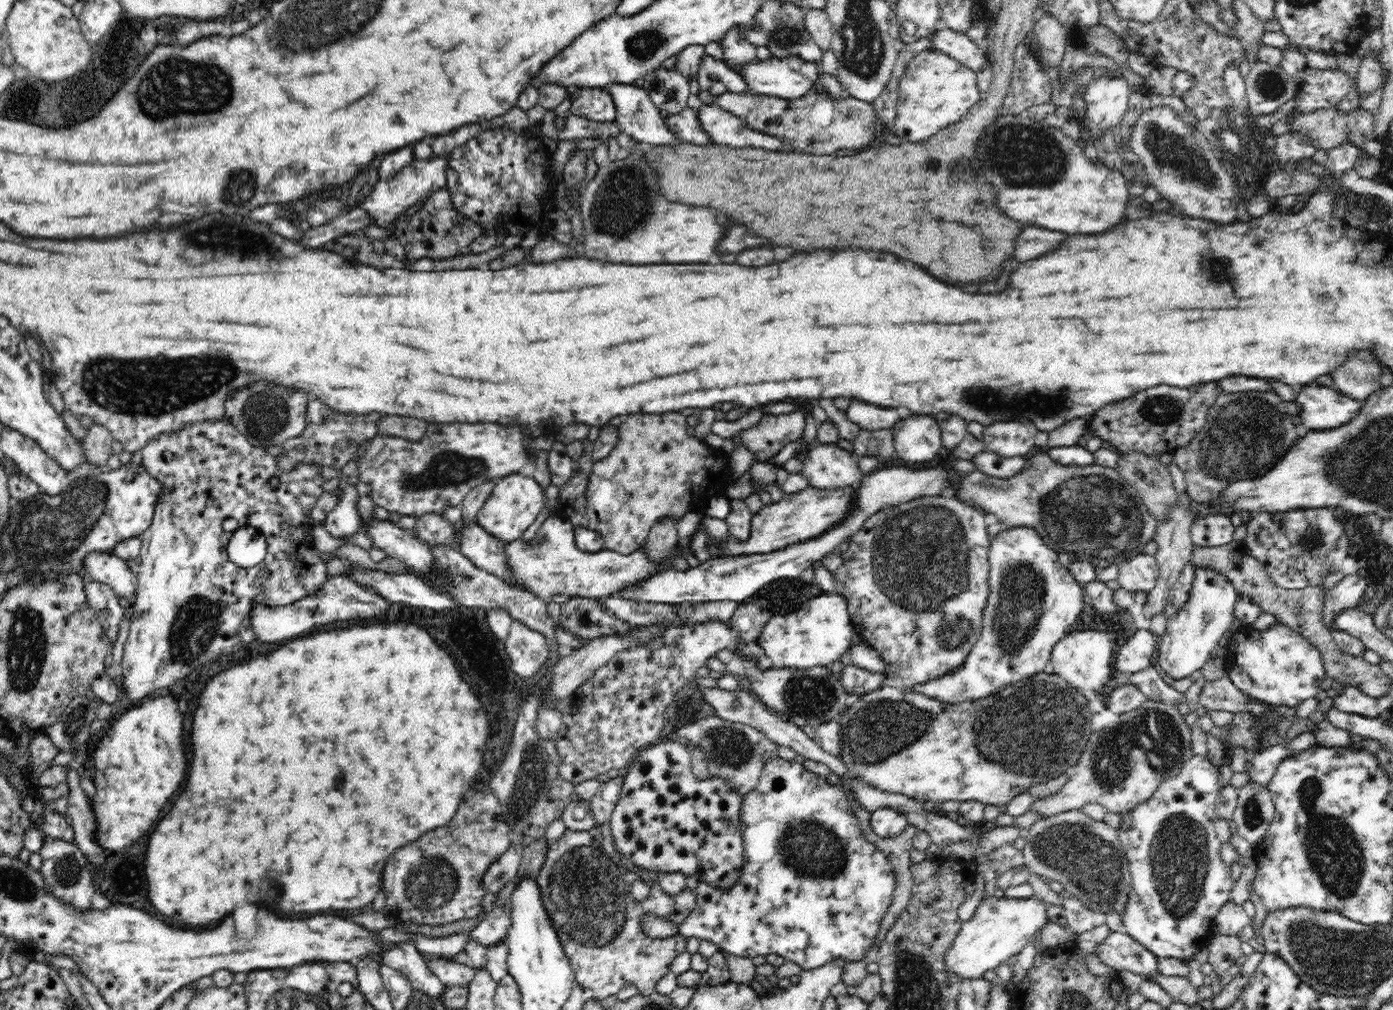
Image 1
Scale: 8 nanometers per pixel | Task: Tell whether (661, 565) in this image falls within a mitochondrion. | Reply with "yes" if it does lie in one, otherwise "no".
no

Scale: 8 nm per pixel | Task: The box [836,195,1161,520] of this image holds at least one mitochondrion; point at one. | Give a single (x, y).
(1040, 403)

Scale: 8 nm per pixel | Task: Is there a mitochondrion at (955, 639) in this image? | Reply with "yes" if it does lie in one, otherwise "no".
yes

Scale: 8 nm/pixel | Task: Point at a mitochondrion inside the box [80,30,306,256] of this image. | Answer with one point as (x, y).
(172, 89)

